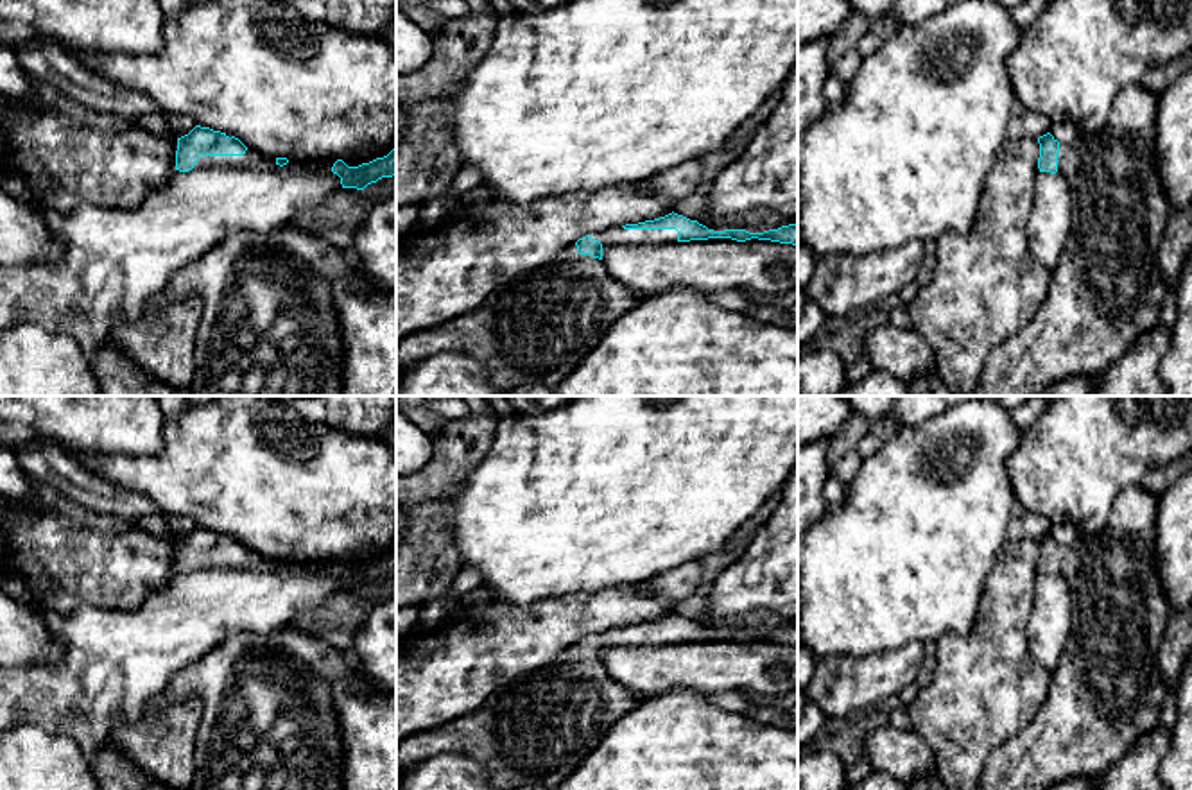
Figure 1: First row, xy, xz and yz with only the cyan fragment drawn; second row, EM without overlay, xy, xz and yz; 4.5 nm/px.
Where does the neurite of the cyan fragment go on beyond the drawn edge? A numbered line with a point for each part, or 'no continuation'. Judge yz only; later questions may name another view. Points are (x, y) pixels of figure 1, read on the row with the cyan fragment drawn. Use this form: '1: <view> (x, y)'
1: yz (1105, 292)

